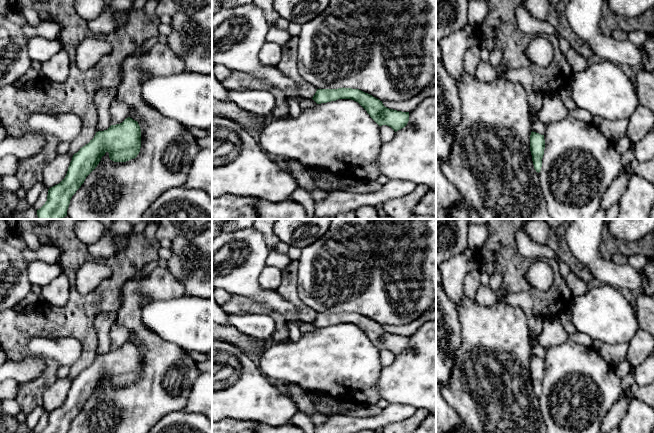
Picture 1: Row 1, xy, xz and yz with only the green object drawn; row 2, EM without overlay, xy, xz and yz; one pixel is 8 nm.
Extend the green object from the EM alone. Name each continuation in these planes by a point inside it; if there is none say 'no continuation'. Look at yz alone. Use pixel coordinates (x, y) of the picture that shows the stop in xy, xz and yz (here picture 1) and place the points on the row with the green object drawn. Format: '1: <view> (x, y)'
no continuation

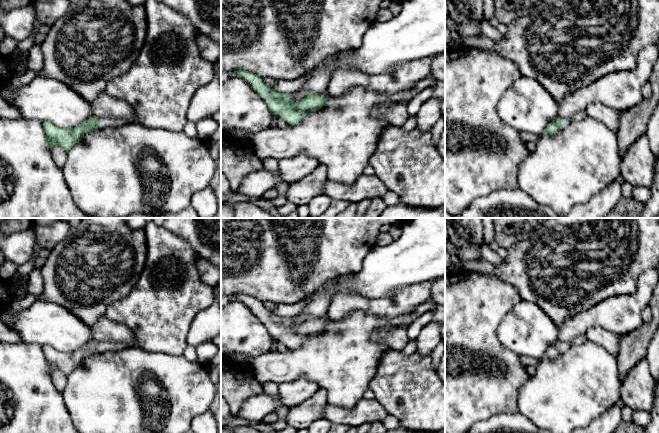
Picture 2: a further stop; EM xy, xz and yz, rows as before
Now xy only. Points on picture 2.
1: xy (104, 122)

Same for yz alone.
1: yz (579, 116)

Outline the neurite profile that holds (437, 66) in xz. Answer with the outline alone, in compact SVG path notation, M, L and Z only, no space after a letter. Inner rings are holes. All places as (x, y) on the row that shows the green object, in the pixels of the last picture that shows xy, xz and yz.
M445 53L433 56L430 68L435 81L445 82Z

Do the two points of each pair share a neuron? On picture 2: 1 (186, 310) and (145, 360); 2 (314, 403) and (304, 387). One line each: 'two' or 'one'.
1: two
2: two

